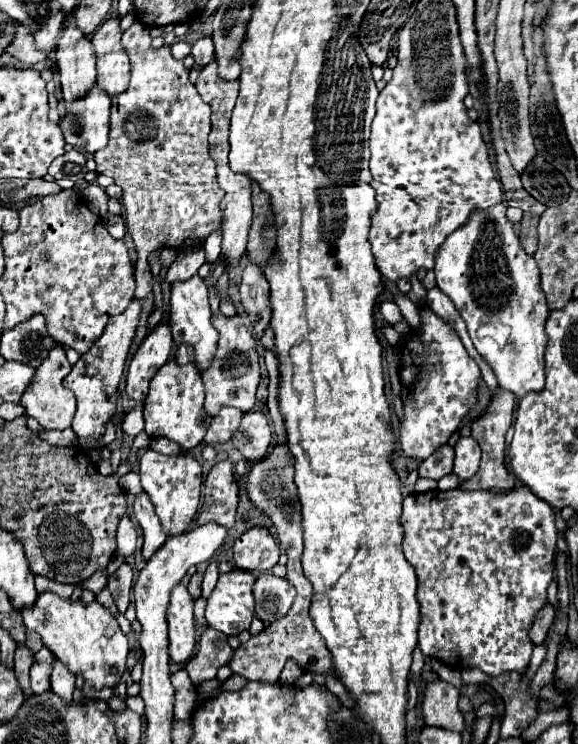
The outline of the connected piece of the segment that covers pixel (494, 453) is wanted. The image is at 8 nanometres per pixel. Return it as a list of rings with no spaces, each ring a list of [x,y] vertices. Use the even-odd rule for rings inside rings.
[[[498,387],[496,391],[492,391],[492,399],[490,405],[486,409],[486,413],[482,413],[474,423],[472,423],[472,437],[478,441],[478,445],[482,447],[482,463],[478,473],[464,481],[460,487],[462,489],[496,489],[496,491],[508,491],[514,487],[514,477],[506,471],[504,465],[504,435],[508,431],[508,427],[512,425],[512,413],[514,413],[514,405],[516,405],[516,397],[512,391]]]

